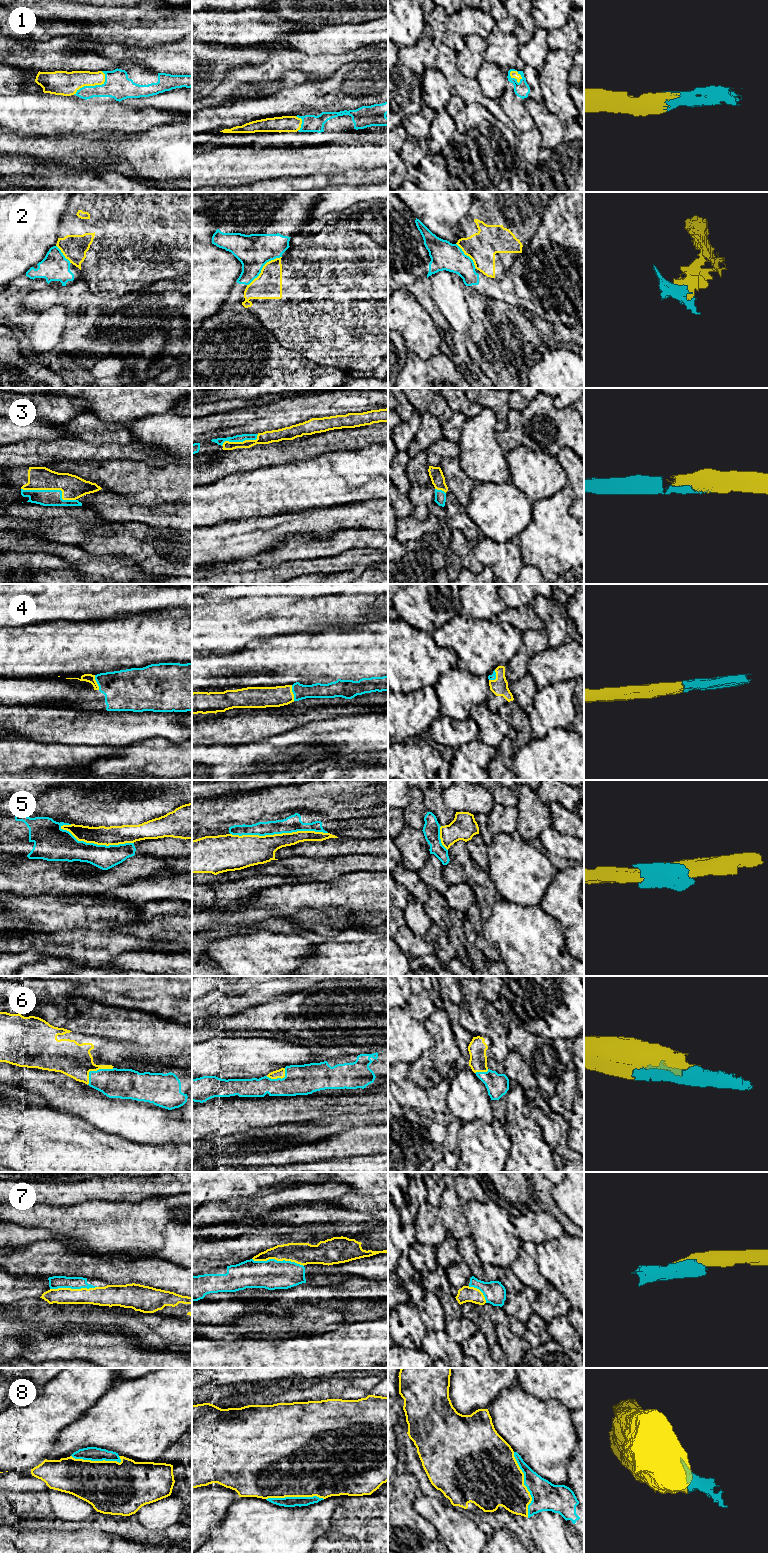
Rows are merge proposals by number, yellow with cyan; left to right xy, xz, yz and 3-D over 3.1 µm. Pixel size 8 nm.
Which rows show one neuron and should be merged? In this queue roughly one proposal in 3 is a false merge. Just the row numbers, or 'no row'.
1, 3, 4, 6, 7, 8

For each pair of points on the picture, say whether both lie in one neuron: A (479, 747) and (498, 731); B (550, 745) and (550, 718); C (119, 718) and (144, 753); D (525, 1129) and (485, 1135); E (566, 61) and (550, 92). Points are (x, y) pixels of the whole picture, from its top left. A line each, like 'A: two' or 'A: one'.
A: two
B: two
C: two
D: two
E: one

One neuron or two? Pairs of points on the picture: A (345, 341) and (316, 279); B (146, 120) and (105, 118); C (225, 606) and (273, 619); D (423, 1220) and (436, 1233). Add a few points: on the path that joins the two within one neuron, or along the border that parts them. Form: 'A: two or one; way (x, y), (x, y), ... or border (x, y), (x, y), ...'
A: one; way (330, 326), (313, 309), (313, 300), (310, 294)
B: one; way (136, 120), (115, 118)
C: one; way (237, 614), (261, 614)
D: one; way (427, 1224), (427, 1227), (432, 1232)

